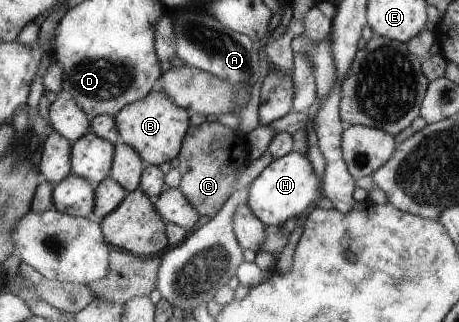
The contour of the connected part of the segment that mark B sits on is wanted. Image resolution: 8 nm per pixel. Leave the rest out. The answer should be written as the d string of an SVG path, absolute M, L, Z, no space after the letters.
M152 91L143 100L133 102L114 116L122 144L132 147L144 163L160 166L169 163L182 151L183 138L190 130L188 110L176 106L163 92Z

